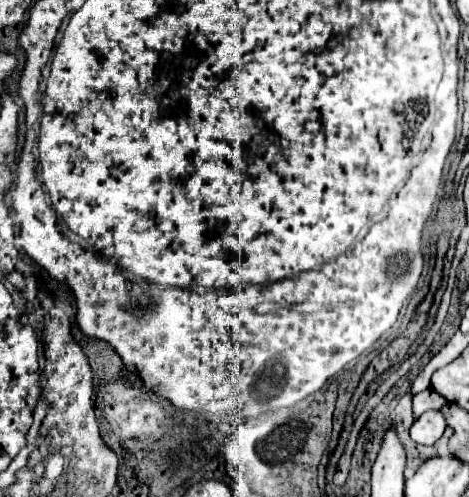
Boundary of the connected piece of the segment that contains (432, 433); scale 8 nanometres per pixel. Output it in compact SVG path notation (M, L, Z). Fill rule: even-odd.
M439 409L425 411L419 419L415 419L411 427L411 439L421 445L433 445L439 441L445 429L447 429L447 421Z

